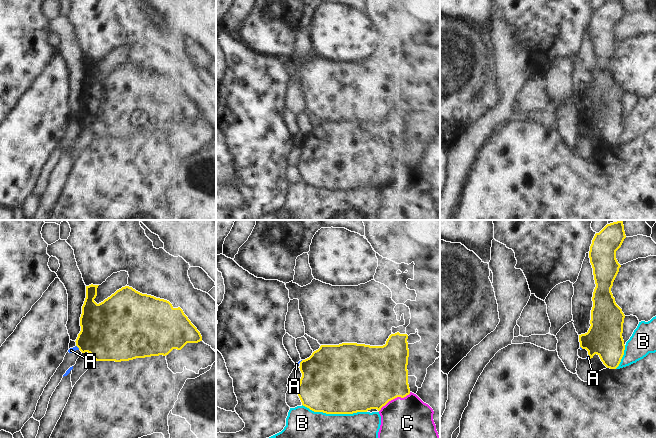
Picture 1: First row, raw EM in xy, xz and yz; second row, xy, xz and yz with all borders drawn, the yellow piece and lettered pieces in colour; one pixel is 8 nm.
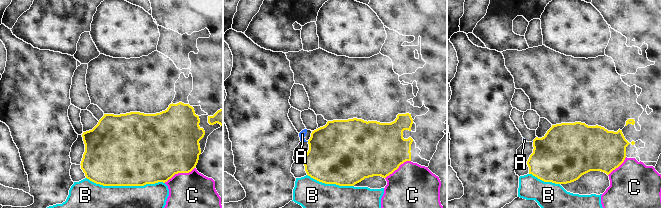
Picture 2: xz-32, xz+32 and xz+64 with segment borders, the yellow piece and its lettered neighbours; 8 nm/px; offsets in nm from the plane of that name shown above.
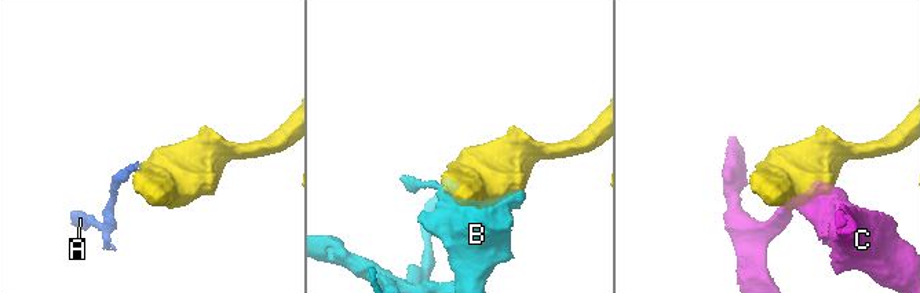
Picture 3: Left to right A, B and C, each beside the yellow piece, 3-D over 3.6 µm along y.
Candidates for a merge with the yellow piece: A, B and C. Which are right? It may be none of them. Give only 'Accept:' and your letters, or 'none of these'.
Accept: none of these

